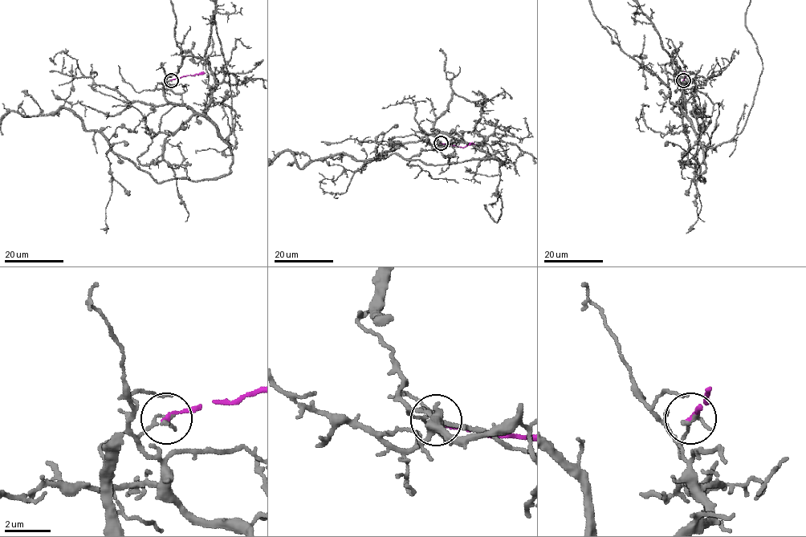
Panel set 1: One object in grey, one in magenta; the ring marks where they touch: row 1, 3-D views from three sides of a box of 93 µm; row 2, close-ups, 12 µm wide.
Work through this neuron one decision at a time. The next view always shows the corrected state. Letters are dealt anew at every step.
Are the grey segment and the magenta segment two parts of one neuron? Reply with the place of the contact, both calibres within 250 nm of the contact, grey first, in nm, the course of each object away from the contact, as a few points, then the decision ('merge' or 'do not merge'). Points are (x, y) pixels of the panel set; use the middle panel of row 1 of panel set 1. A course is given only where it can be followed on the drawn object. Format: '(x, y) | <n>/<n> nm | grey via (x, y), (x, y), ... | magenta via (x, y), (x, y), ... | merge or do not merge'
(441, 143) | 240/130 nm | grey via (441, 143), (474, 144), (502, 164), (342, 153), (300, 168), (289, 151) | magenta via (441, 143), (462, 147), (474, 144) | do not merge

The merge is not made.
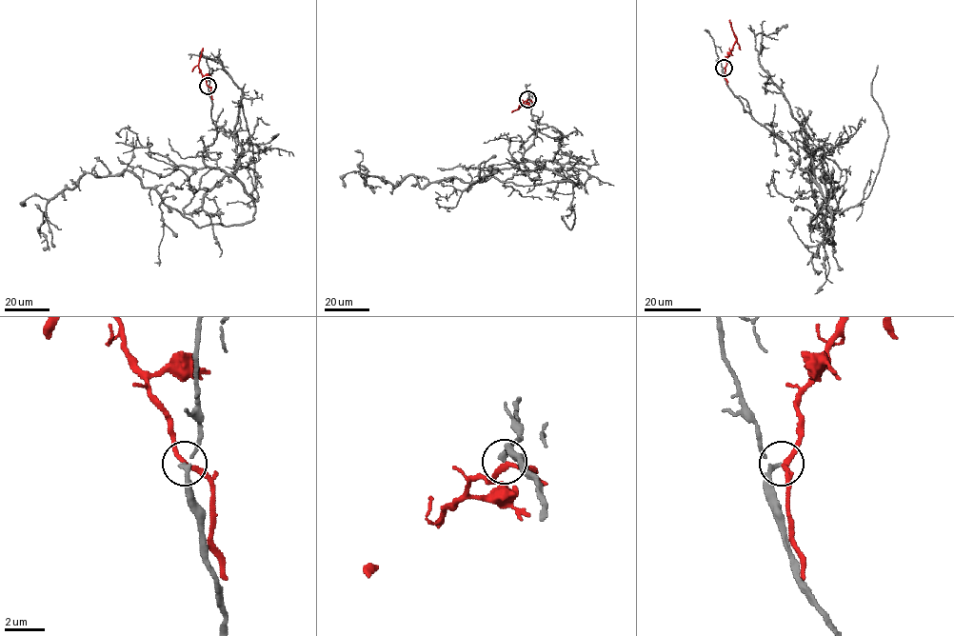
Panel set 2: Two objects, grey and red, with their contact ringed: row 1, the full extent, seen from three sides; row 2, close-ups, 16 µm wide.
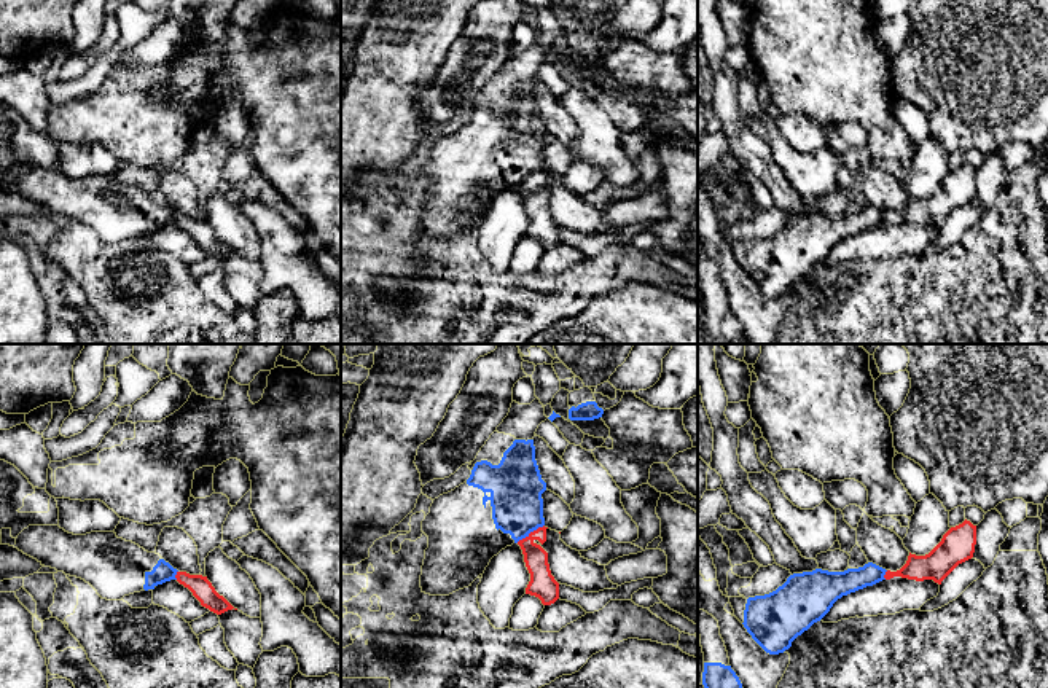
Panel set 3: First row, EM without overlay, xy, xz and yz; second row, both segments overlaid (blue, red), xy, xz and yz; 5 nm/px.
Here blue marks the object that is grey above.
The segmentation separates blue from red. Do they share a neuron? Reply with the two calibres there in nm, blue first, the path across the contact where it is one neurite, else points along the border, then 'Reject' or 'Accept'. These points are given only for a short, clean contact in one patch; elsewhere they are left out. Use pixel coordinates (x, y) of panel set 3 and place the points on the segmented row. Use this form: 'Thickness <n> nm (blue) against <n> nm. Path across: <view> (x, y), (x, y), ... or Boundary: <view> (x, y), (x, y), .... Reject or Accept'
Thickness 260 nm (blue) against 120 nm. Boundary: xz (543, 524), (516, 542). Reject

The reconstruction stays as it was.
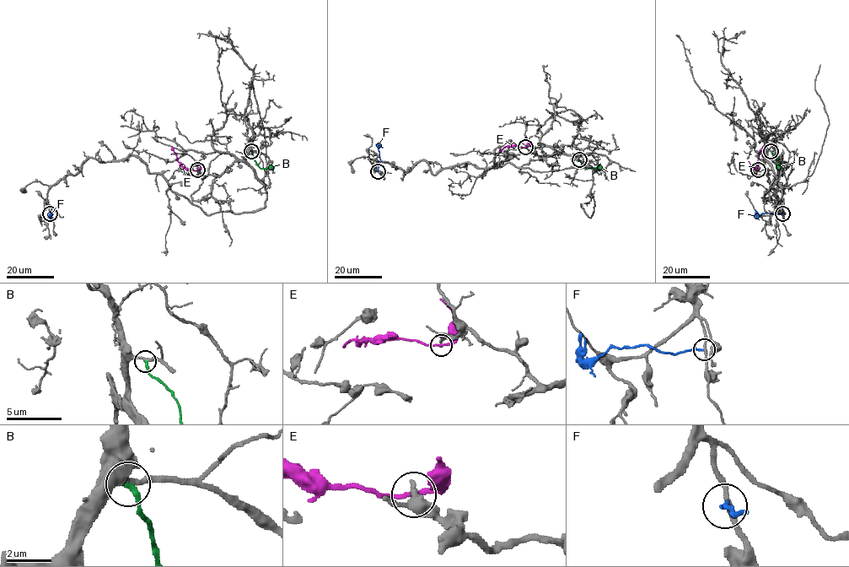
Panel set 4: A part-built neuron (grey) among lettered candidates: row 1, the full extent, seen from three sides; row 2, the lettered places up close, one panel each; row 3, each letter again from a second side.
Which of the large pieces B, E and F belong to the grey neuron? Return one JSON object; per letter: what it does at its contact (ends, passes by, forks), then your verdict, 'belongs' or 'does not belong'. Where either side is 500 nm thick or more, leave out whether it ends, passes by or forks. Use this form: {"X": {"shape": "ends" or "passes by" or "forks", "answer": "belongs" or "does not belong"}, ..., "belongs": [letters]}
{"B": {"shape": "ends", "answer": "does not belong"}, "E": {"shape": "passes by", "answer": "does not belong"}, "F": {"shape": "ends", "answer": "does not belong"}, "belongs": []}

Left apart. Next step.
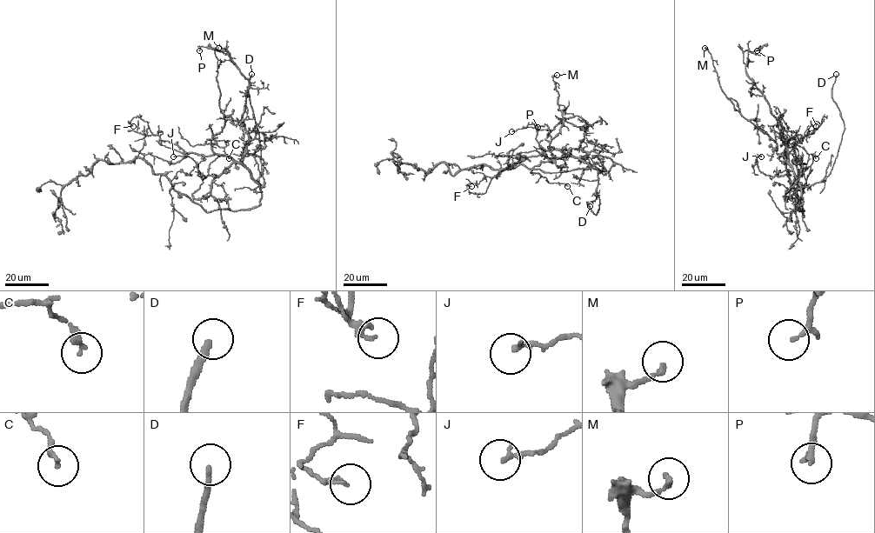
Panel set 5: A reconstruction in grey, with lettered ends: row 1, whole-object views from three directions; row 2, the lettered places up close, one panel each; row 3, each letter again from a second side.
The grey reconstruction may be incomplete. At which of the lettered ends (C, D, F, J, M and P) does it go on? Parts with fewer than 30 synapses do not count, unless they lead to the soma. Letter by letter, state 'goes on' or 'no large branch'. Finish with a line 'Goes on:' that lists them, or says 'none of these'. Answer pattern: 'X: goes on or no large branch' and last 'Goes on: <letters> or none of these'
C: no large branch
D: goes on
F: no large branch
J: no large branch
M: no large branch
P: no large branch
Goes on: D

